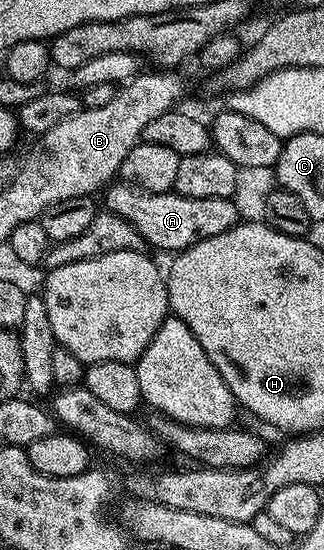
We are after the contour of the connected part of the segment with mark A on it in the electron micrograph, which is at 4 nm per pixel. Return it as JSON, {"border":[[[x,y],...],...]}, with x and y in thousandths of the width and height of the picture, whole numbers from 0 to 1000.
{"border":[[[386,329],[355,331],[324,349],[324,355],[324,375],[336,382],[355,384],[361,391],[395,400],[448,440],[454,435],[469,447],[491,449],[500,456],[525,456],[522,460],[574,456],[593,445],[614,442],[620,435],[667,431],[679,424],[716,416],[741,402],[731,367],[691,358],[596,362],[537,347],[509,347],[485,355],[432,347]]]}

